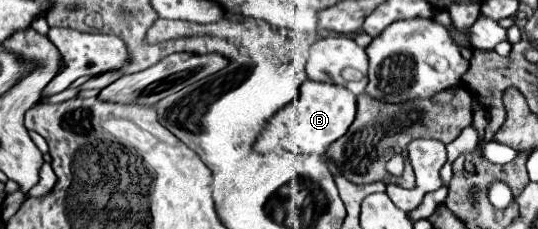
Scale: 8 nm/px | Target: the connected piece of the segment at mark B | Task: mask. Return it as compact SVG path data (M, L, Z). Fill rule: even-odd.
M305 80L297 100L289 104L289 108L283 108L269 120L265 126L265 132L255 144L257 152L275 152L275 150L289 150L289 152L303 152L303 154L325 154L331 142L339 140L351 122L355 120L357 104L355 94L351 94L347 88L327 82L315 82ZM275 140L275 142L273 142Z

